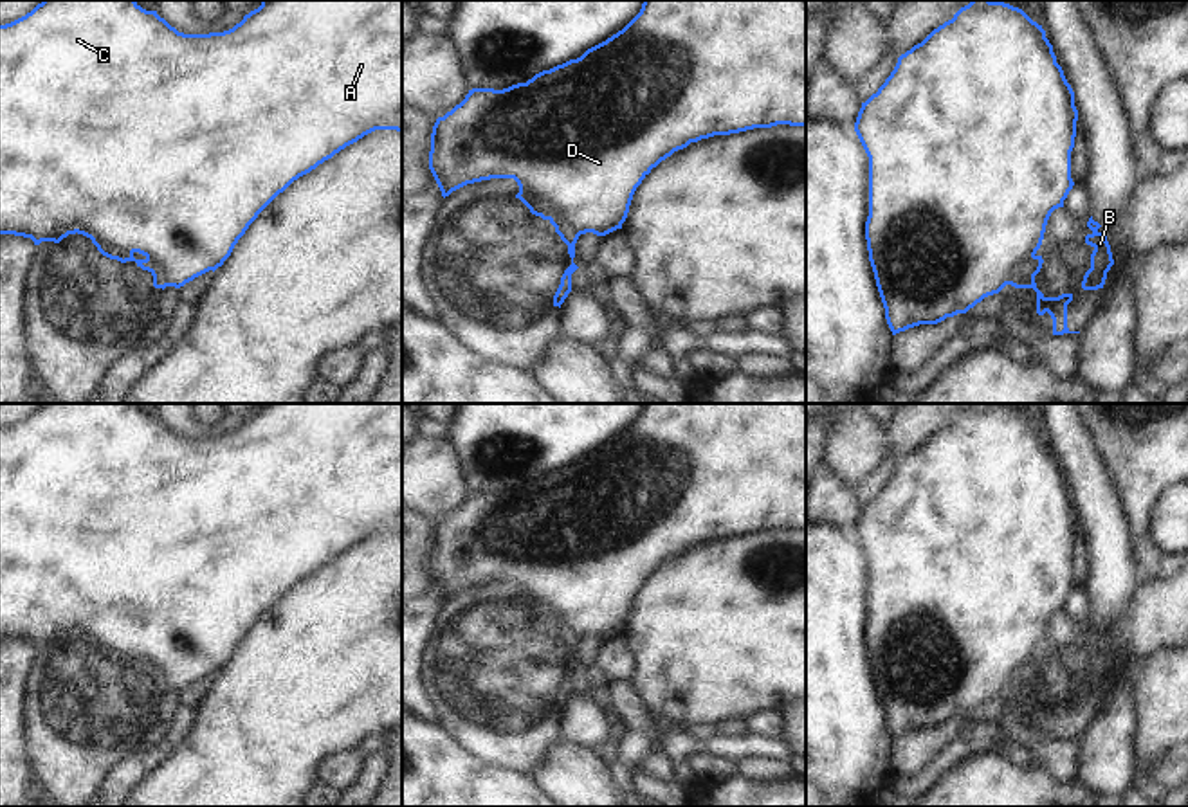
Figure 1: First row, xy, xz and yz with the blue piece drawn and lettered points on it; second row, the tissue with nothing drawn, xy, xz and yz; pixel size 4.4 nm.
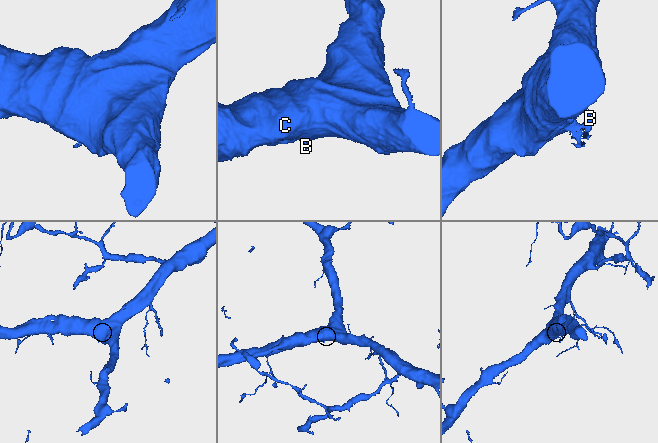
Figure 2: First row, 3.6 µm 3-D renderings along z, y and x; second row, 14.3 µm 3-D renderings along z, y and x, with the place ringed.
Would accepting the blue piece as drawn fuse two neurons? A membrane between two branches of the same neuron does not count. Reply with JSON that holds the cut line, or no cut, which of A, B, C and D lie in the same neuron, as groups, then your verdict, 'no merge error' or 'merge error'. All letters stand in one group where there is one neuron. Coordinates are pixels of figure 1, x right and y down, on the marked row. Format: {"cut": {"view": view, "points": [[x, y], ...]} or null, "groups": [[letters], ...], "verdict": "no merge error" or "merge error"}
{"cut": {"view": "xy", "points": [[155, 262], [168, 285]]}, "groups": [["A", "C", "D"], ["B"]], "verdict": "merge error"}

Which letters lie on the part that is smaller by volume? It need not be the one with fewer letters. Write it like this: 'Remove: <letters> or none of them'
Remove: B

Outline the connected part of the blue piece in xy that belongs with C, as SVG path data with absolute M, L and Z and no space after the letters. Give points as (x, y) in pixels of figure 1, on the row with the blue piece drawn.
M43 0L25 16L0 25L0 234L31 238L34 245L40 245L41 241L59 243L69 234L78 232L90 238L97 250L110 259L135 261L137 267L148 272L153 272L153 267L159 265L166 274L168 286L180 288L195 277L222 267L249 225L279 193L375 130L402 131L402 0L261 0L261 5L245 14L233 29L209 34L178 32L157 11L146 11L135 0Z

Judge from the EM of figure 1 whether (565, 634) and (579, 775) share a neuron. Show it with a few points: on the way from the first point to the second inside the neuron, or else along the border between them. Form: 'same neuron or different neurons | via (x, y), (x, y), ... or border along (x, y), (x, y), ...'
different neurons | border along (561, 737), (548, 748), (534, 771)

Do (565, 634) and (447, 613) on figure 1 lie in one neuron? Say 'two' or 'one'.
one

